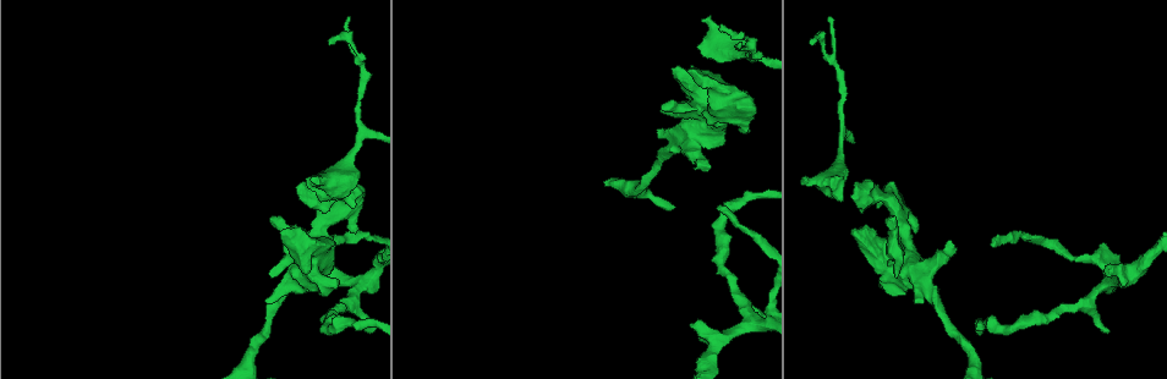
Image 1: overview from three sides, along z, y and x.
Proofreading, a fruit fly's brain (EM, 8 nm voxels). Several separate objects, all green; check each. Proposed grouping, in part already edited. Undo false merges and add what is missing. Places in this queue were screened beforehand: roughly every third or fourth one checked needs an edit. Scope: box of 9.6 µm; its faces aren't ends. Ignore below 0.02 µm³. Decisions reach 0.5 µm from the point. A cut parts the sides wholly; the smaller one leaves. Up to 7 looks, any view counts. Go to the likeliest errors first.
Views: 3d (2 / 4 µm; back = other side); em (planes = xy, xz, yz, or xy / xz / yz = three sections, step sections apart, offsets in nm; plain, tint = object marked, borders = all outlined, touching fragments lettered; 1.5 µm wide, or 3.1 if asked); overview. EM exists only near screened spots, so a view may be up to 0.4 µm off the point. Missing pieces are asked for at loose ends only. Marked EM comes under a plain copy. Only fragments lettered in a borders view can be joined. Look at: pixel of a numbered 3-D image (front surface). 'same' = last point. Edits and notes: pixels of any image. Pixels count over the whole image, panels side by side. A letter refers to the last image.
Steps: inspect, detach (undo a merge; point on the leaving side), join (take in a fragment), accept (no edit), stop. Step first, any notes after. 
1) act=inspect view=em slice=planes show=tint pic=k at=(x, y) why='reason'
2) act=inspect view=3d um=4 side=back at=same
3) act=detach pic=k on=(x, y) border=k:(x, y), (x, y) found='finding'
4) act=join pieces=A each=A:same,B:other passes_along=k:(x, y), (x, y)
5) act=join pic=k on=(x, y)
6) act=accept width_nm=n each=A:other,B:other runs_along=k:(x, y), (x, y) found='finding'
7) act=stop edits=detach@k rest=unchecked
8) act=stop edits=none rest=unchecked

act=inspect view=3d um=4 pic=1 at=(719, 207) why='branch stops here'

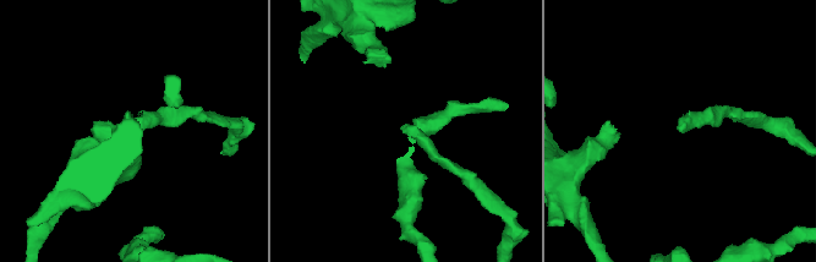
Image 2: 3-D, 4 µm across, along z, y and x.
act=inspect view=em slice=planes show=borders pic=2 at=(406, 126) why='need the tissue'

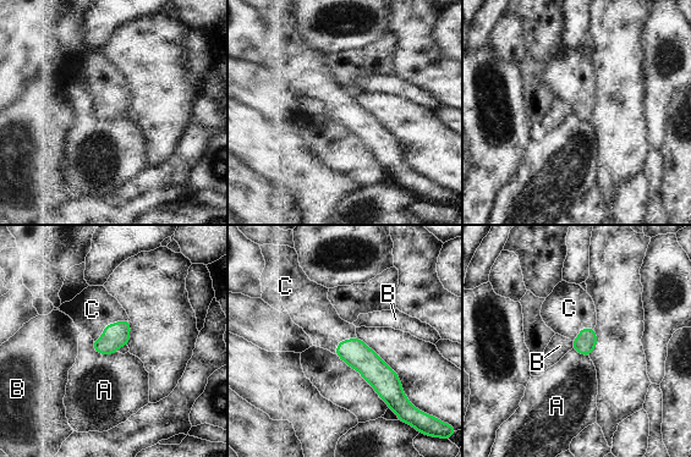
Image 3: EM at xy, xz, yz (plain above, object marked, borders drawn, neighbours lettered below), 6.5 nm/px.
act=join pic=3 on=(92, 309) width_nm=150 longest_contact=C:260nm each=A:other,B:other,C:same found='the cell continues'

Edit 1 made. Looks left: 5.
act=inspect view=3d um=4 pic=1 at=(328, 44) why='free end'

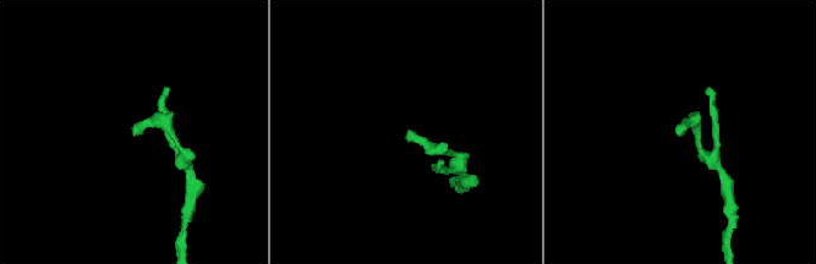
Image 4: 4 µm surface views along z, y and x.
act=inspect view=em slice=planes show=borders pic=4 at=(407, 133) why='now the EM'

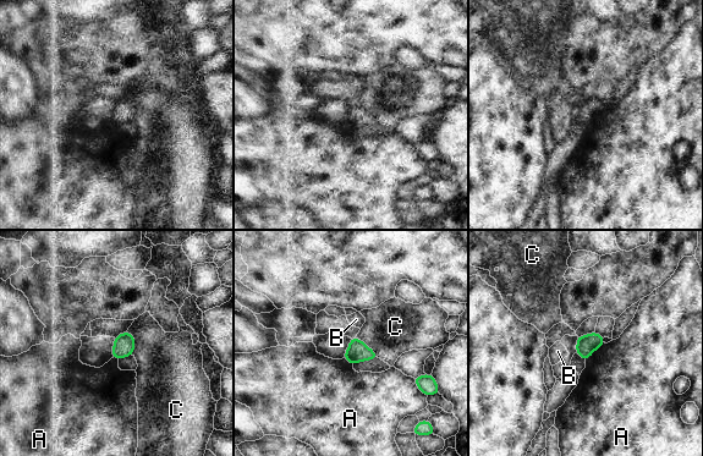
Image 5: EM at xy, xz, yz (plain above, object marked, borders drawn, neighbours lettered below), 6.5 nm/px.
act=accept width_nm=130 each=A:other,B:other,C:other border=5:(604, 342), (586, 360) found='none of them fits'

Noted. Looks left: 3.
act=inspect view=3d um=4 pic=1 at=(745, 130) why='branch stops here'

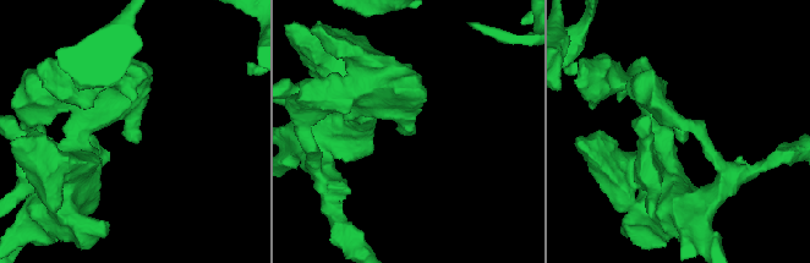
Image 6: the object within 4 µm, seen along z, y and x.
act=inspect view=em slice=planes show=borders pic=6 at=(683, 140)

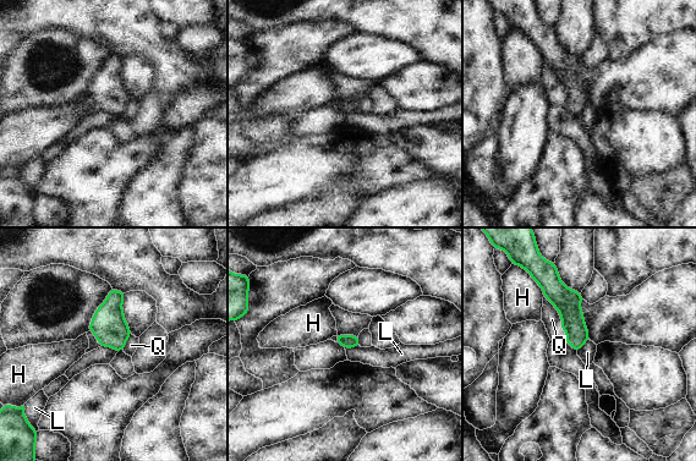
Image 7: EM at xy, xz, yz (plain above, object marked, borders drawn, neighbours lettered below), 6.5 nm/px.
act=accept each=H:other,L:other,Q:other runs_along=7:(549, 274), (569, 306), (577, 346) found='none of them fits'

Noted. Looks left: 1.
act=stop edits=join@3 rest=unchecked

